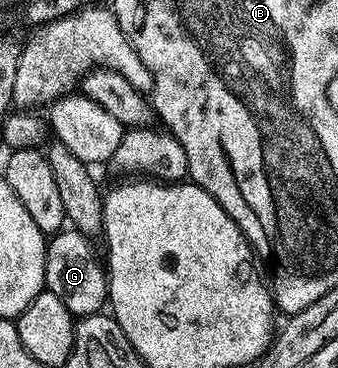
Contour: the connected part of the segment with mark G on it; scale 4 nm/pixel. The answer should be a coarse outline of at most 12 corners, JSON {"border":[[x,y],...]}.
{"border":[[63,228],[46,244],[46,284],[75,316],[108,302],[91,241]]}

